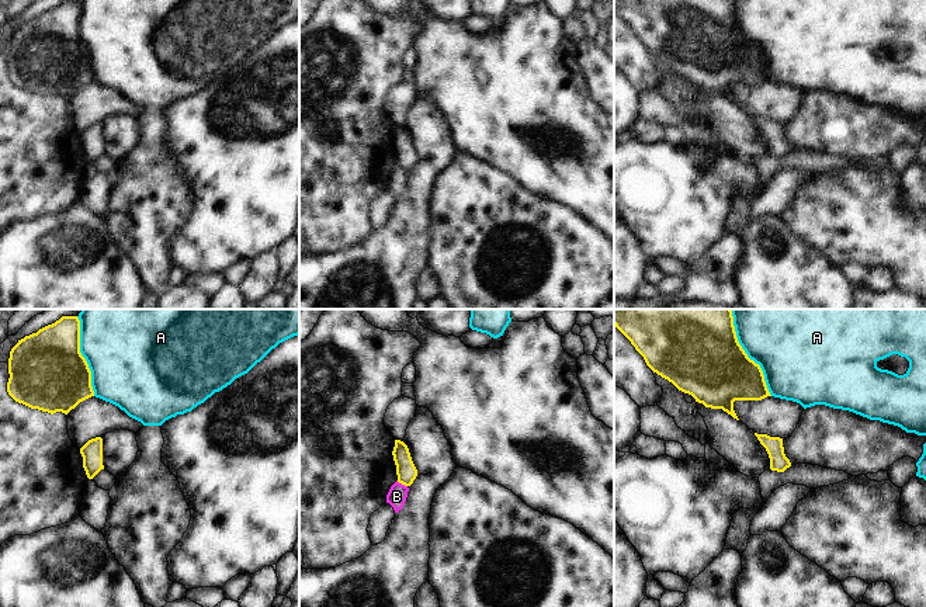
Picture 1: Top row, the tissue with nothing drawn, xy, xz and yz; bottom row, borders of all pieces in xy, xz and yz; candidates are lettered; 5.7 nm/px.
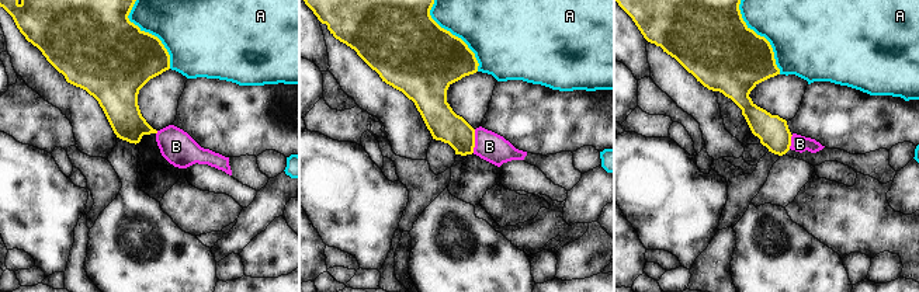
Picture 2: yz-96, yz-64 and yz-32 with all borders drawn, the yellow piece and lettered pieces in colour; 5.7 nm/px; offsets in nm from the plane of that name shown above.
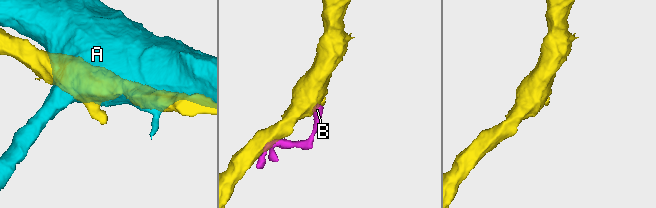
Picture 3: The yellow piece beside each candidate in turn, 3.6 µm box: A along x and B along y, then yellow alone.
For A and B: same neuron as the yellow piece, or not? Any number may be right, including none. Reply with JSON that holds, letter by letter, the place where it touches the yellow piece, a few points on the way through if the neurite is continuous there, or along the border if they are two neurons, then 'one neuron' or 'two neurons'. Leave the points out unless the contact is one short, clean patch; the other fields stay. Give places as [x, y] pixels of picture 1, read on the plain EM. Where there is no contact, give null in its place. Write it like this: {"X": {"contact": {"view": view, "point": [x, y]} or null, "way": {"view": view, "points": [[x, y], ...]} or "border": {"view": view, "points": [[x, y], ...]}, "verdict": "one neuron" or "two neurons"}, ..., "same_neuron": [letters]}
{"A": {"contact": {"view": "yz", "point": [746, 41]}, "verdict": "two neurons"}, "B": {"contact": {"view": "xz", "point": [402, 169]}, "border": {"view": "xz", "points": [[396, 166], [406, 172]]}, "verdict": "two neurons"}, "same_neuron": []}

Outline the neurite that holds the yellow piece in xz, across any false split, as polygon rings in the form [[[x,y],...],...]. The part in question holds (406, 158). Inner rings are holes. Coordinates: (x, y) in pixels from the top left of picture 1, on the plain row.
[[[395,125],[392,141],[396,150],[398,167],[410,171],[417,162],[417,155],[412,146],[407,131],[400,125]]]

